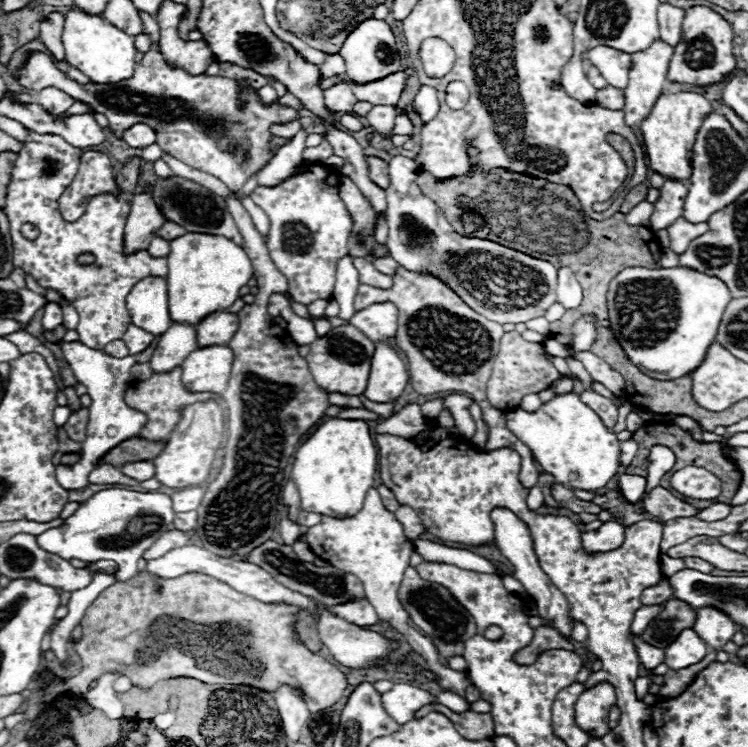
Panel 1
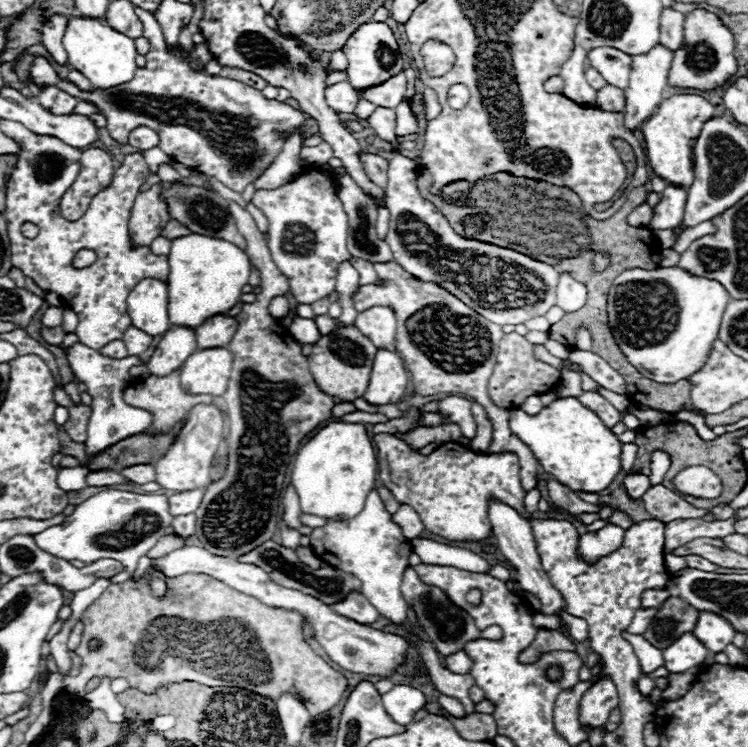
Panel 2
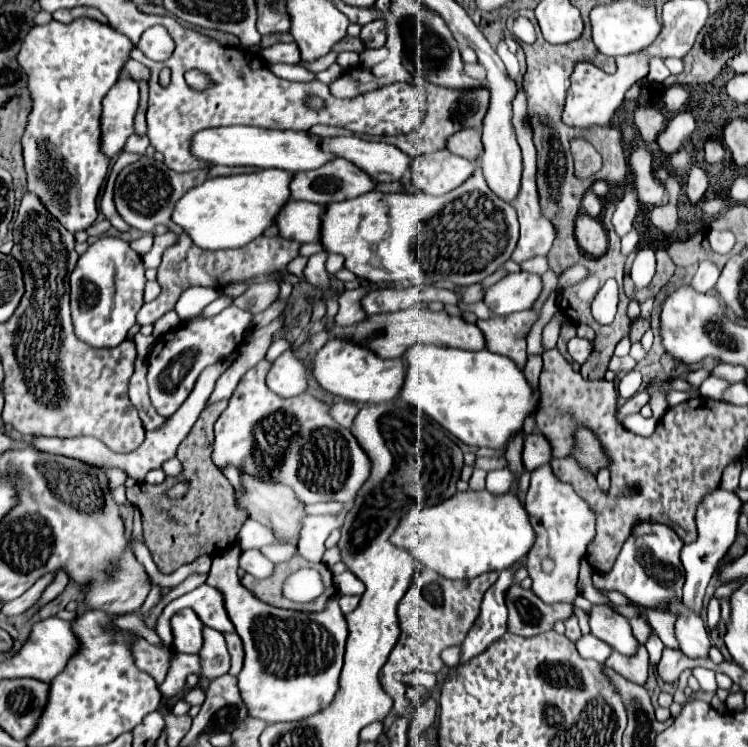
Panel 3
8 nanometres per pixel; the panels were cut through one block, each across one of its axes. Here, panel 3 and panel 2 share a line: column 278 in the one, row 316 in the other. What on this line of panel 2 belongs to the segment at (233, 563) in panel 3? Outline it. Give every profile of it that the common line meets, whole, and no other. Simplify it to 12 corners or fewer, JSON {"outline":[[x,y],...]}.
{"outline":[[678,266],[630,268],[608,324],[674,384],[704,366],[730,294]]}

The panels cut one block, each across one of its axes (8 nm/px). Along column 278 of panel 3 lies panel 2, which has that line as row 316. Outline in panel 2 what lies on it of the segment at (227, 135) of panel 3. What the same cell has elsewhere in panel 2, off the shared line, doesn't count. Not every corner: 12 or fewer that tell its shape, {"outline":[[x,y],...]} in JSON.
{"outline":[[140,280],[126,304],[132,324],[150,336],[172,326],[168,288]]}

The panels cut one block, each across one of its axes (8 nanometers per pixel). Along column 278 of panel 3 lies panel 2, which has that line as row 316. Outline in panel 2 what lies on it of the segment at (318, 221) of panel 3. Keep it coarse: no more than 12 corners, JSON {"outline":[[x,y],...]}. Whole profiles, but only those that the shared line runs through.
{"outline":[[212,316],[196,332],[200,350],[224,348],[238,320]]}

